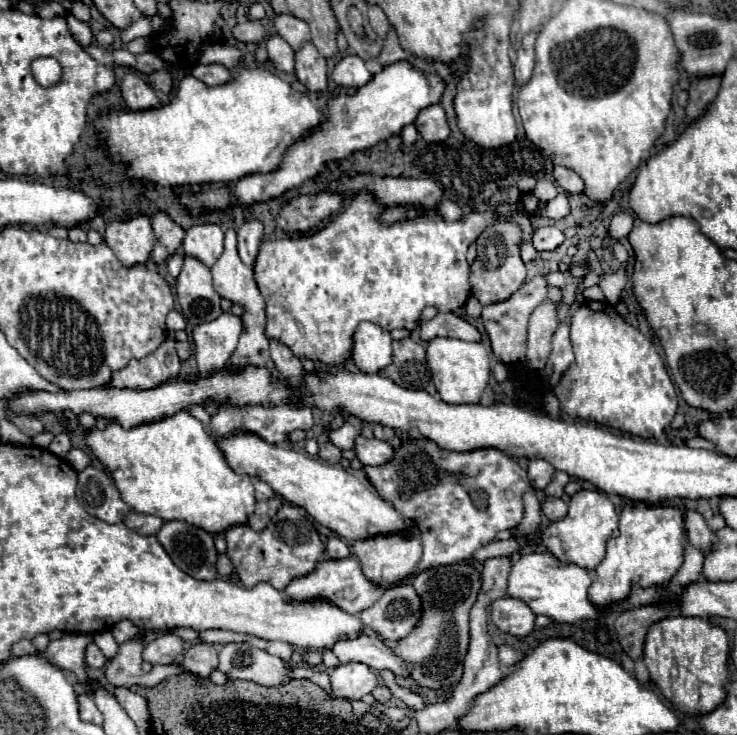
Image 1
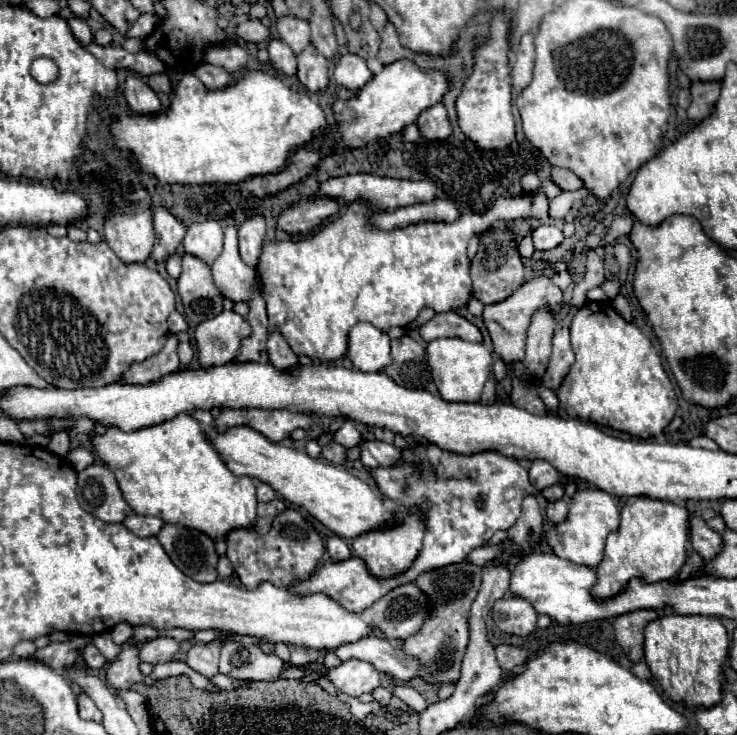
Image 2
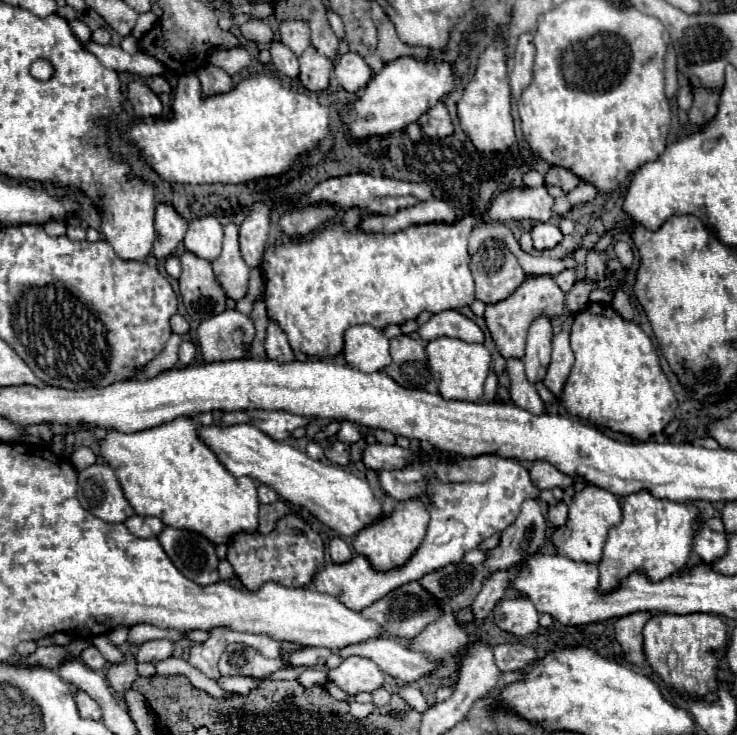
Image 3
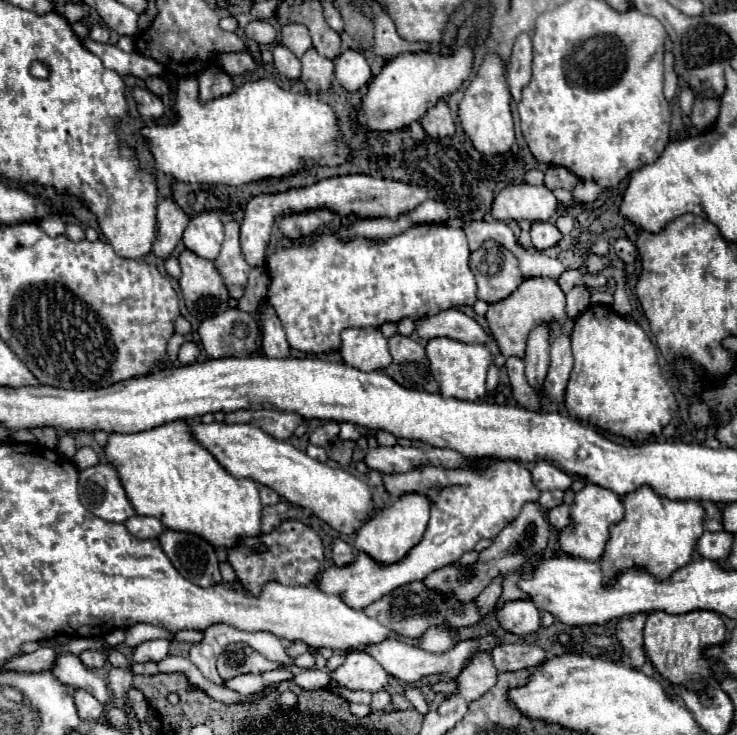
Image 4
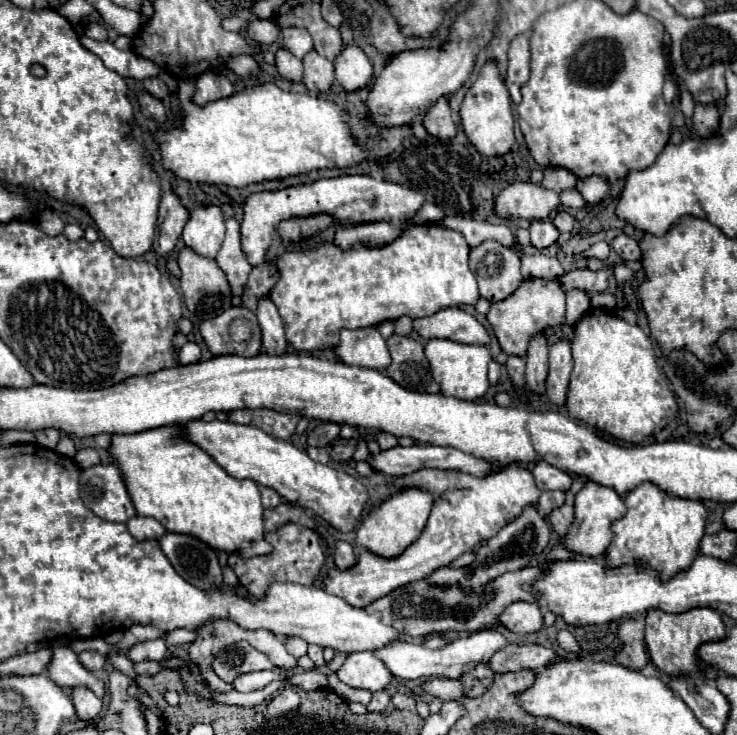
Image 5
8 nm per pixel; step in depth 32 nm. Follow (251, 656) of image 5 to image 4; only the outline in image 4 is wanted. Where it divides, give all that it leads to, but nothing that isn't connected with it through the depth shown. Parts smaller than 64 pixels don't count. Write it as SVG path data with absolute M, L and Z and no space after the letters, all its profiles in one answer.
M244 642L230 644L216 662L218 674L222 680L232 680L240 674L250 674L250 672L266 672L266 670L276 670L278 664L270 662L262 654L258 654L254 648L250 648Z

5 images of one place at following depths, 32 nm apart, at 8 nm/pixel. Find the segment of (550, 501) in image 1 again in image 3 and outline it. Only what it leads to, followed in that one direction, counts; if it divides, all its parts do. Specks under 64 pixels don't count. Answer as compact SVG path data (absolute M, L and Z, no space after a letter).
M558 502L556 506L550 506L548 508L548 522L552 526L564 526L568 520L568 506L564 502Z

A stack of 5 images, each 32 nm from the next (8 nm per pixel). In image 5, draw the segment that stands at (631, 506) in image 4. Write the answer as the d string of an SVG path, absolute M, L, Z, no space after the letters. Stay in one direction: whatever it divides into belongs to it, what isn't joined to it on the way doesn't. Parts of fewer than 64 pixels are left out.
M644 482L624 496L628 512L612 524L614 540L606 550L604 564L624 566L644 562L646 566L660 572L660 576L676 576L694 562L704 536L704 526L710 510L702 500L688 500L672 496L652 482Z

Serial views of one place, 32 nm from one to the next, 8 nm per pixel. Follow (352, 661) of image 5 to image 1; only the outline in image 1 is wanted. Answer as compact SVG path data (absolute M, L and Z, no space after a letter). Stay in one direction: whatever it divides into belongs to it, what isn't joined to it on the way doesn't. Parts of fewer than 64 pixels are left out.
M346 662L330 670L332 696L360 700L378 686L378 674L362 662Z

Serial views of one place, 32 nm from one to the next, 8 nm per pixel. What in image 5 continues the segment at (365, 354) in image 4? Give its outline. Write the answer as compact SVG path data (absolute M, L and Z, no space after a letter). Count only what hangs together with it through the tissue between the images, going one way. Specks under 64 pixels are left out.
M374 326L356 328L356 330L340 330L340 340L334 346L338 360L350 366L372 368L384 372L390 364L386 340Z

